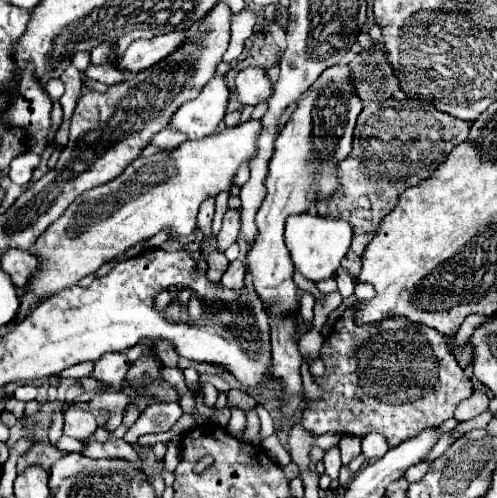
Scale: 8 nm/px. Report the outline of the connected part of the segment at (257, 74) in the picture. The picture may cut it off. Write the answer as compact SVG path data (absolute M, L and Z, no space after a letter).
M244 68L236 76L236 94L242 104L256 106L264 102L272 92L272 82L264 68Z

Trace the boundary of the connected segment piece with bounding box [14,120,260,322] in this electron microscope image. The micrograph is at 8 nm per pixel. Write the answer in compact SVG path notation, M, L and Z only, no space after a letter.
M248 120L236 128L224 128L224 132L220 134L210 134L194 142L188 140L180 144L174 152L158 152L154 156L140 156L118 178L78 196L78 200L74 200L70 208L66 208L66 212L62 214L62 220L56 220L54 224L50 224L50 228L46 228L46 232L42 232L42 236L36 240L34 250L38 252L38 262L42 270L38 270L30 278L30 286L26 294L20 298L20 310L14 322L18 322L30 306L40 304L42 300L56 294L58 290L78 284L78 280L96 272L104 262L112 260L116 254L122 254L124 250L132 248L136 242L144 242L152 238L156 232L164 228L174 228L178 234L184 234L184 236L190 234L196 228L196 216L198 216L202 200L230 188L230 180L236 174L238 166L242 162L250 162L250 158L254 156L258 134L260 134L260 120Z

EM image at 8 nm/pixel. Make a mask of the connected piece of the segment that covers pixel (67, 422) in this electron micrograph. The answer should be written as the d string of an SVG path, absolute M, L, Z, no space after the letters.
M66 406L64 408L64 434L72 436L76 440L84 440L90 434L94 434L98 428L96 418L92 412L76 408L76 406Z

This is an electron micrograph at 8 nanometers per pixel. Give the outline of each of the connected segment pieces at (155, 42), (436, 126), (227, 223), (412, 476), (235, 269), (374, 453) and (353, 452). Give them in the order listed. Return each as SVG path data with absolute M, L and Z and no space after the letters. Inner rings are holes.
M178 30L156 36L152 40L136 40L128 46L124 56L118 62L114 62L114 66L122 70L130 70L130 72L146 70L152 64L158 64L160 60L170 56L174 48L180 48L182 40L186 40L186 36L184 32L178 32Z
M388 98L364 106L354 128L352 152L346 160L342 160L342 164L338 164L340 188L326 200L316 202L320 216L340 218L352 224L354 238L342 258L342 268L348 270L352 278L358 276L362 266L360 256L366 244L376 234L382 218L394 210L400 194L428 178L446 160L450 150L466 140L468 126L464 122L466 120L458 120L436 110L432 104L414 98Z
M228 210L224 214L224 222L222 222L222 230L218 232L218 250L226 250L230 244L236 242L238 238L238 230L240 230L240 216L238 210Z
M420 462L420 464L414 464L414 466L410 466L408 470L406 470L406 474L404 474L404 478L408 480L408 482L418 482L418 480L422 480L424 476L426 476L426 472L428 472L428 462Z
M234 260L234 262L228 264L226 272L222 274L222 284L226 284L228 288L242 288L244 274L246 274L244 262L242 260Z
M370 432L362 438L362 452L368 460L378 460L386 454L386 438L378 432Z
M342 436L340 454L342 454L342 464L348 464L352 458L356 458L360 454L360 438L358 436Z

